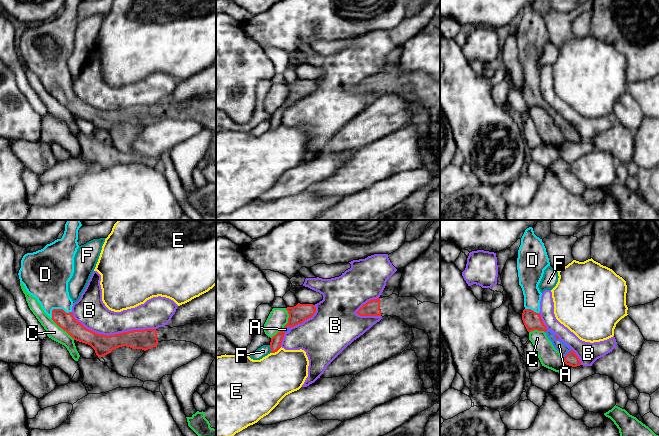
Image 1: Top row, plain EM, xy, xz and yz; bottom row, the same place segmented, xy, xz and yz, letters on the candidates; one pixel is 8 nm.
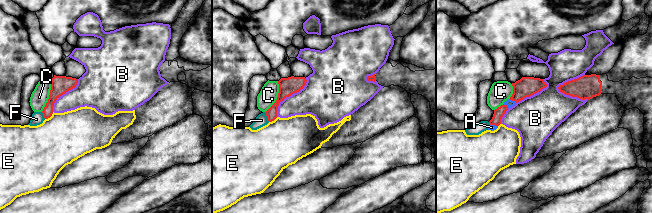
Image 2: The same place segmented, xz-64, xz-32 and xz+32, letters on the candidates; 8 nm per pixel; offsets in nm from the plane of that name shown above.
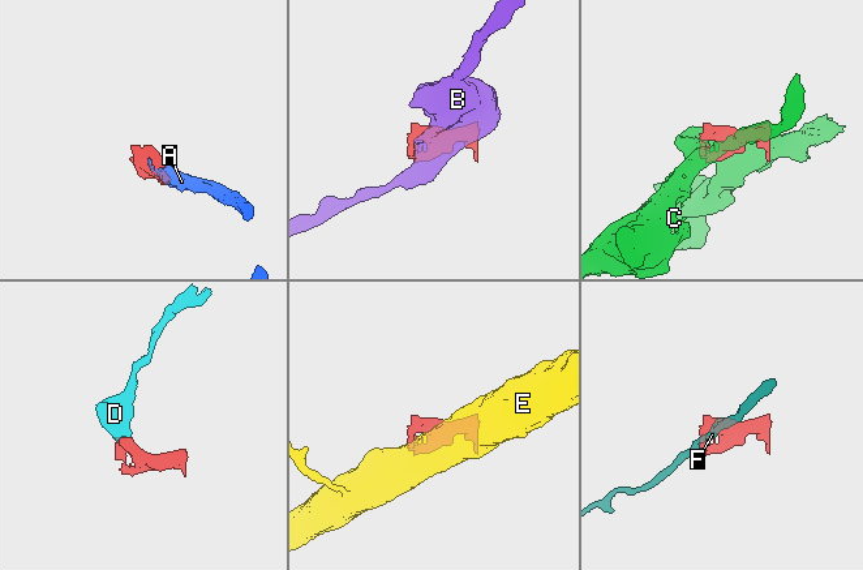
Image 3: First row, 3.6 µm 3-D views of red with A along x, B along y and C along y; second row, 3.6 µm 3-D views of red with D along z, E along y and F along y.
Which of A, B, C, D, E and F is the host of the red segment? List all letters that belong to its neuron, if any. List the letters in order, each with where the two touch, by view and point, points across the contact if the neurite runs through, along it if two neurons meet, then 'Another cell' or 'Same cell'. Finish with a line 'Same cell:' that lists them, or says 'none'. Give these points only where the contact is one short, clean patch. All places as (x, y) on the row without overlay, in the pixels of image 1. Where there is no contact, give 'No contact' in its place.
A: Touches red at yz (567, 129). Same cell
B: Touches red at xy (112, 111). Another cell
C: Touches red at xy (63, 105). Another cell
D: Touches red at xy (58, 85). Path across: xy (66, 97), (58, 85), (47, 56). Same cell
E: Touches red at xz (276, 127). Boundary: xz (281, 123), (271, 129). Another cell
F: Touches red at xz (271, 125). Boundary: xz (269, 121), (271, 128). Another cell
Same cell: A, D

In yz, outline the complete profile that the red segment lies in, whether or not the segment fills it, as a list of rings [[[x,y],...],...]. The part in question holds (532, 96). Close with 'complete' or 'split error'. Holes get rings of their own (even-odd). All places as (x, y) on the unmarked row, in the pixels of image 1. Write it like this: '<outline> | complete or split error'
[[[532,3],[527,4],[521,14],[517,34],[519,61],[524,71],[523,99],[528,108],[544,107],[554,124],[560,128],[565,140],[577,143],[581,141],[579,133],[557,111],[547,105],[539,89],[542,69],[538,61],[548,42],[550,38],[542,15],[534,10]]] | split error

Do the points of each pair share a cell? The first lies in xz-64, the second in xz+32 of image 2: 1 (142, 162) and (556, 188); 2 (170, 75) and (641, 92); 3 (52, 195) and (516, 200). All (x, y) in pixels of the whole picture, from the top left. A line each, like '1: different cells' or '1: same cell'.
1: same cell
2: same cell
3: same cell

